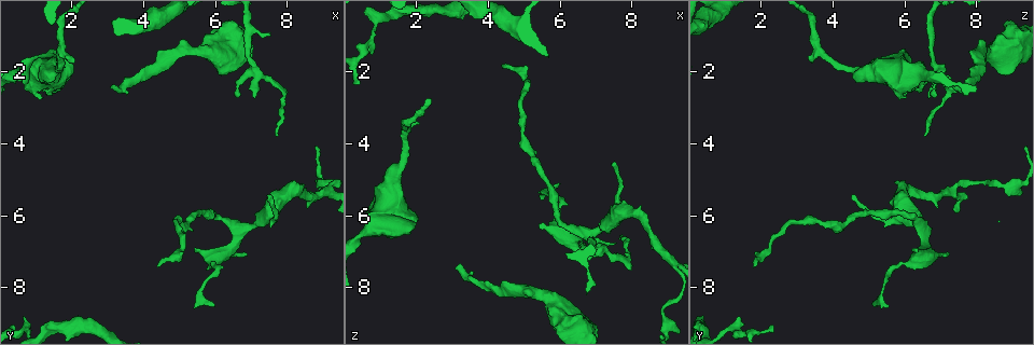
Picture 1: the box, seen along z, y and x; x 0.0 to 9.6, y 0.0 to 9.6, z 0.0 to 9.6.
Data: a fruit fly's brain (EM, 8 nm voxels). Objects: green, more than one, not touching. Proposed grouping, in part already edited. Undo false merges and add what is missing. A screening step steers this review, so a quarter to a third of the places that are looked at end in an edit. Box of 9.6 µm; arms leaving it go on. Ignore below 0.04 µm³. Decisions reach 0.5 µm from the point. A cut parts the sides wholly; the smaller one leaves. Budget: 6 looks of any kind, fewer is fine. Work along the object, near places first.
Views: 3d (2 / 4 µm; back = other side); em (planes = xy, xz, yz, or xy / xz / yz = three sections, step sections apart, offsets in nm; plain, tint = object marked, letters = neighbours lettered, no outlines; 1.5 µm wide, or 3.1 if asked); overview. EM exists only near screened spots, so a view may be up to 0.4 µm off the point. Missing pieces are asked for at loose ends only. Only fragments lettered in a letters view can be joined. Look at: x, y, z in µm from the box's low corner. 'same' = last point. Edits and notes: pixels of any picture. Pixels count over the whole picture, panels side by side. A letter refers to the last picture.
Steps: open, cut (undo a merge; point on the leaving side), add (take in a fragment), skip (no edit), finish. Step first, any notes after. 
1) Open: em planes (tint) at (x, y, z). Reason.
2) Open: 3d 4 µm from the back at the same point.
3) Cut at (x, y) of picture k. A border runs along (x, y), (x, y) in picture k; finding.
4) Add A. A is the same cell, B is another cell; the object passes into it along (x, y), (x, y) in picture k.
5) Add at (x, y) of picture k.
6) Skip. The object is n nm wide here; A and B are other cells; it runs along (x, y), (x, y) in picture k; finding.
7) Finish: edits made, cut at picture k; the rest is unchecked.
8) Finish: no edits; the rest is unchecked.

Open: em xy step 8 (letters) at (4.45, 7.40, 1.80). End of a long branch.

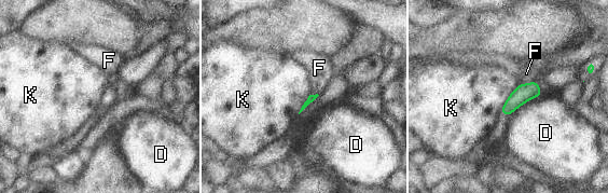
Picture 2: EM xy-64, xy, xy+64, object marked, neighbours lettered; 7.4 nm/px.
Skip. D, F and K are other cells; a border runs along (540, 95), (524, 101), (510, 115) in picture 2; none of them fits.

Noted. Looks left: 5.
Open: 3d 4 µm from the back at (7.70, 3.80, 6.55). An open end.

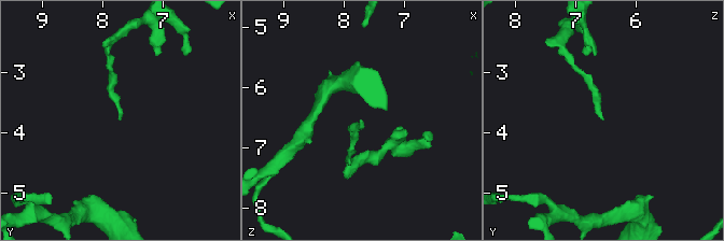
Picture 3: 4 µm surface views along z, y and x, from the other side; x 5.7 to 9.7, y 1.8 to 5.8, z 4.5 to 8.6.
Open: em xz step 8 (tint) at (7.75, 3.80, 6.50). Shape alone is not enough.

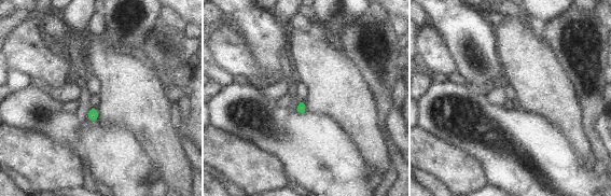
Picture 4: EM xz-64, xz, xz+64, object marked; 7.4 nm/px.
Open: em planes (letters) at the same point. Cut it another way.

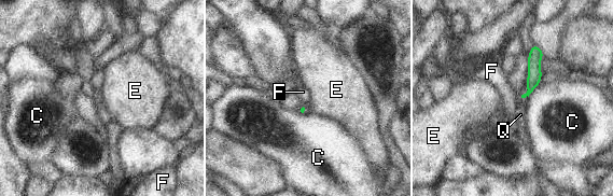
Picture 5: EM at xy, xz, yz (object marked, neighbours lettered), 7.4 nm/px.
Add Q. The longest contact is with C, 140 nm; Q is the same cell, C, E and F are other cells; the object passes into it along (534, 73), (527, 92), (520, 114) in picture 5; it goes on there.

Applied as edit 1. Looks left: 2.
Open: em planes (letters) at (3.15, 2.45, 7.40). Free end.

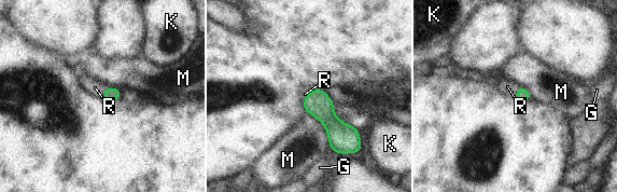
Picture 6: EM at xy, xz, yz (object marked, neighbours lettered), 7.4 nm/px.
Add R. R is the same cell, G, K and M are other cells; the object passes into it along (112, 94), (104, 92), (95, 87) in picture 6; the neuron continues.

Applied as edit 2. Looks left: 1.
Finish: edits made, add at picture 5, add at picture 6; the rest is unchecked.

